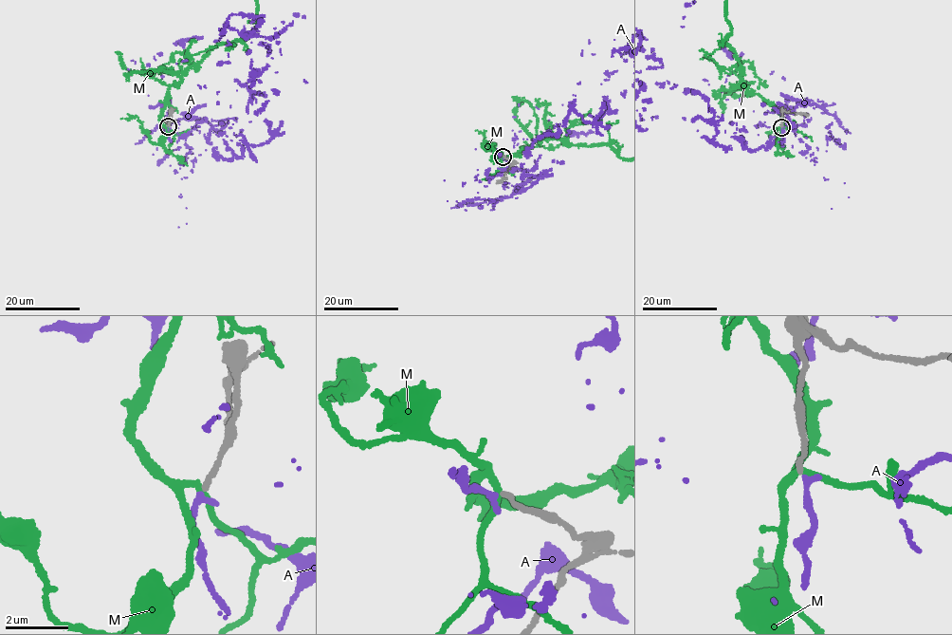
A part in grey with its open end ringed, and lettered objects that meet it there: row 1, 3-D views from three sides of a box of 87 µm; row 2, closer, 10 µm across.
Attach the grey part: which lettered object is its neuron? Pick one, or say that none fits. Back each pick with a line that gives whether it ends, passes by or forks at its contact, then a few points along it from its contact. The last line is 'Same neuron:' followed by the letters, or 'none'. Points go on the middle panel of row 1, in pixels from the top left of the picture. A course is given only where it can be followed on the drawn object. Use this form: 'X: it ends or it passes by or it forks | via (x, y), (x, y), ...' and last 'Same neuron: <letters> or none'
A: it ends
Same neuron: A

